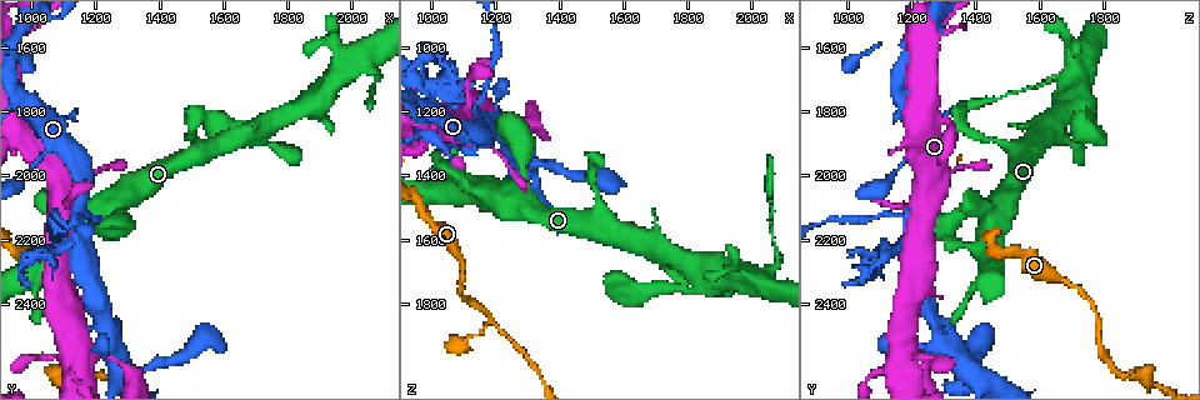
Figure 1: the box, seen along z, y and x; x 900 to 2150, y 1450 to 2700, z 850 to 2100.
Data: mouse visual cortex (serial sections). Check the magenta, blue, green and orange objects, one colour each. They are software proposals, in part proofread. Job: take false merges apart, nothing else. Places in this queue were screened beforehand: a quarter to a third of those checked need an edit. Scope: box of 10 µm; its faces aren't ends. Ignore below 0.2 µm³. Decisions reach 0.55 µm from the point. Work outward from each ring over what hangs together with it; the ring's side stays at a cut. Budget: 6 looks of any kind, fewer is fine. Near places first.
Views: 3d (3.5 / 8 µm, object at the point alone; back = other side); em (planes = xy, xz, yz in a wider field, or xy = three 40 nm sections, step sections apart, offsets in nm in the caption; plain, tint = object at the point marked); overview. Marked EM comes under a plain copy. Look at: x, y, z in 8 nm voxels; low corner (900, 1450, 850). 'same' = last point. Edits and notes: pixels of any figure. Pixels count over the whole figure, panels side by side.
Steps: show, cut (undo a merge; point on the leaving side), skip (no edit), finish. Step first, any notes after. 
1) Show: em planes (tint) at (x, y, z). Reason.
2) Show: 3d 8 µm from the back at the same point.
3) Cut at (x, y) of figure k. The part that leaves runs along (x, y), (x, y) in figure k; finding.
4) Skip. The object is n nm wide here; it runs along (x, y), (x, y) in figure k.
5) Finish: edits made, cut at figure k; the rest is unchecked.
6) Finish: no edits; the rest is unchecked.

Show: 3d 3.5 µm at (1150, 2100, 1230). Thin arm on a thick one.

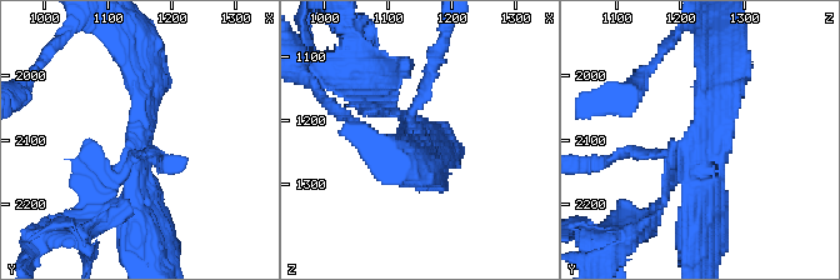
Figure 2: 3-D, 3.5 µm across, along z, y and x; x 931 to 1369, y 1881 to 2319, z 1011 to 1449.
Show: em planes (tint) at (1145, 2095, 1230). 4 arms meet here; the arms are 100, 150, 350, 350 nm wide; now the EM.

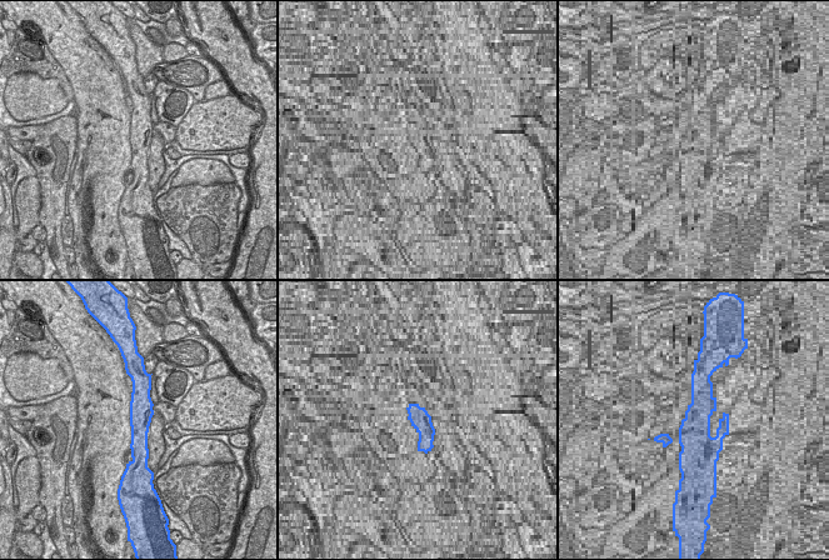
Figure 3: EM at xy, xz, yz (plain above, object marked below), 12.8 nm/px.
Cut at (76, 176) of figure 2. The part that leaves runs along (116, 183), (85, 236), (35, 244) in figure 2; two cells meet here.

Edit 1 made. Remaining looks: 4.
Show: em xy step 2 (tint) at (1180, 2560, 1200). Thick turns thin.

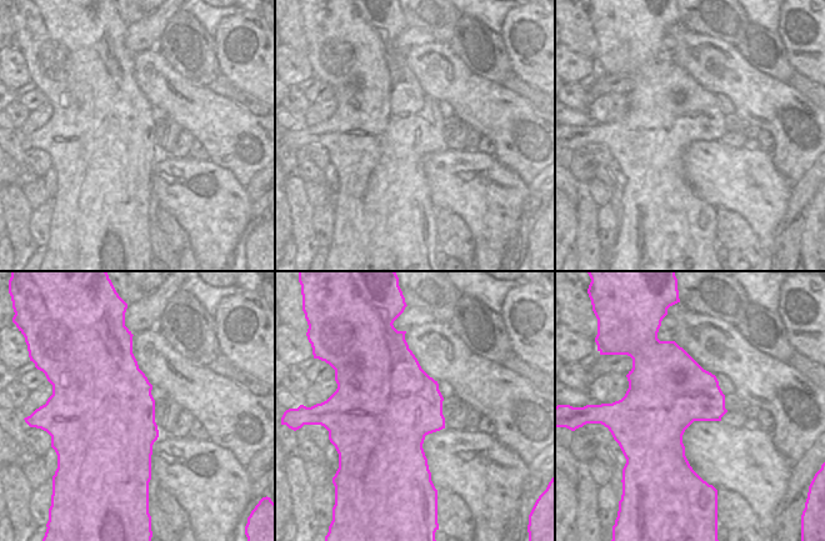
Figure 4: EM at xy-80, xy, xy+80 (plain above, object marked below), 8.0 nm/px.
Show: 3d 3.5 µm at the same point. Wider look.

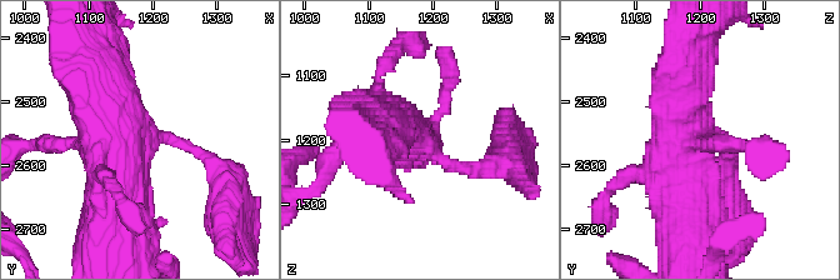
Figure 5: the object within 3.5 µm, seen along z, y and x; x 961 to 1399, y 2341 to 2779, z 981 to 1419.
Skip. All the same cell.

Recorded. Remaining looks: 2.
Show: 3d 3.5 µm at (1170, 2610, 1840). Sharp bend.

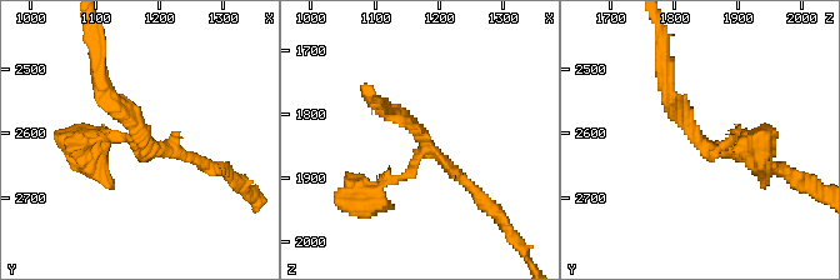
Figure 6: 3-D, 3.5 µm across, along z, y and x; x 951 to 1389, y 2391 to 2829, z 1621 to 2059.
Show: em xy step 3 (tint) at (1175, 2610, 1840). Now the EM.

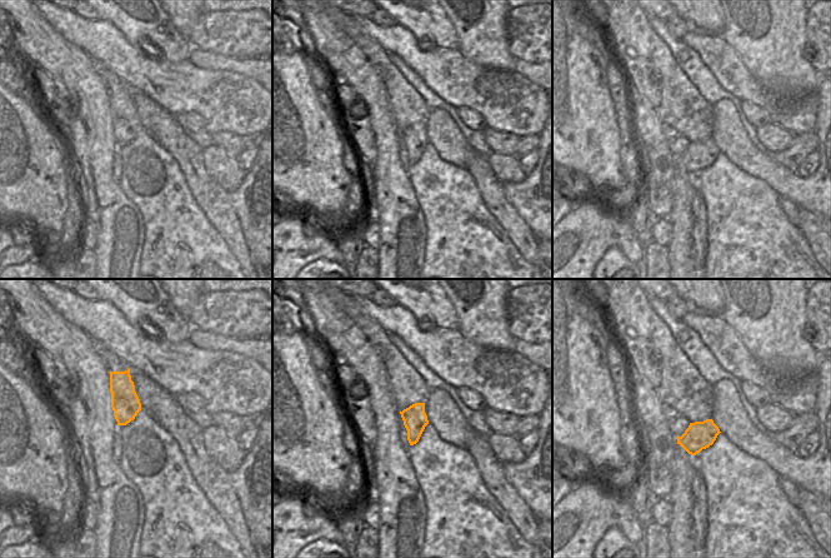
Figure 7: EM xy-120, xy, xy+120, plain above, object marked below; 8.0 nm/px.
Skip. It runs along (666, 83), (710, 151), (749, 136) in figure 6; all the same cell.

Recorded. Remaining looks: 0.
Finish: edits made, cut at figure 2; the rest is unchecked.

